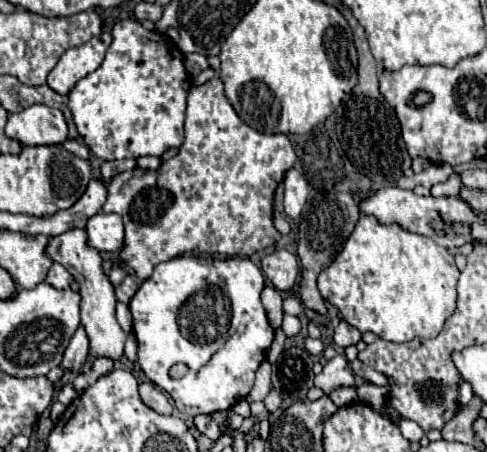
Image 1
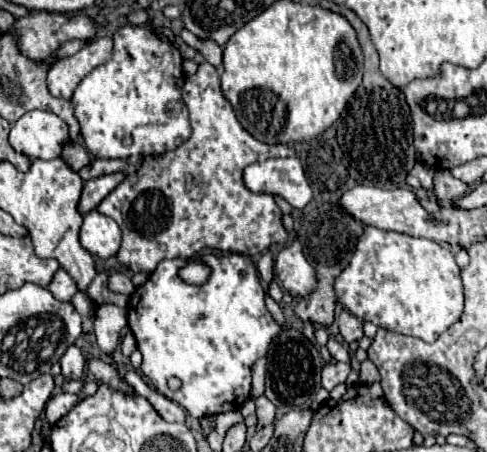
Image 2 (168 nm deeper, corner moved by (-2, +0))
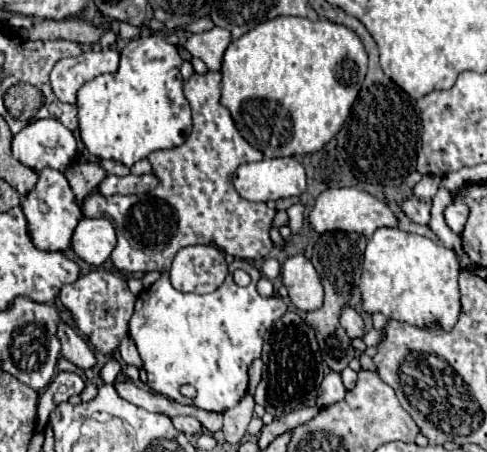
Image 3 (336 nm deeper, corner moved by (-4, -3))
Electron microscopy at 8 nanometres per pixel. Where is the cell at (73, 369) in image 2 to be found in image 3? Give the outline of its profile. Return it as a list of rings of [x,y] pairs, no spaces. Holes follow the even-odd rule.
[[[59,371],[53,383],[45,389],[39,401],[37,409],[37,433],[45,431],[45,425],[49,421],[49,413],[63,401],[67,401],[71,395],[79,395],[83,391],[85,383],[77,373],[71,371]]]

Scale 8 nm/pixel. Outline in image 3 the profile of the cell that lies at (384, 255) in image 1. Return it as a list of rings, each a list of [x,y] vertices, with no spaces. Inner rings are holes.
[[[387,227],[377,229],[369,239],[363,255],[363,273],[359,281],[361,307],[365,313],[371,315],[383,313],[387,319],[409,323],[419,329],[441,329],[447,333],[449,329],[453,329],[461,313],[461,293],[457,285],[459,271],[461,271],[459,259],[451,249],[437,245],[427,237],[407,233],[401,229],[387,229]]]

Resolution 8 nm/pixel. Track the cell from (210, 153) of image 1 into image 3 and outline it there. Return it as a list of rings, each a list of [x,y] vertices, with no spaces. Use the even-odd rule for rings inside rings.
[[[195,73],[183,83],[183,91],[191,105],[193,131],[181,147],[155,151],[147,157],[159,185],[141,199],[137,195],[103,197],[93,193],[83,201],[85,217],[103,215],[115,225],[117,247],[111,261],[123,273],[169,269],[175,253],[187,245],[215,245],[237,259],[263,259],[273,247],[269,231],[275,209],[239,197],[233,187],[235,169],[247,161],[261,161],[263,153],[239,135],[231,113],[219,103],[221,73]]]

